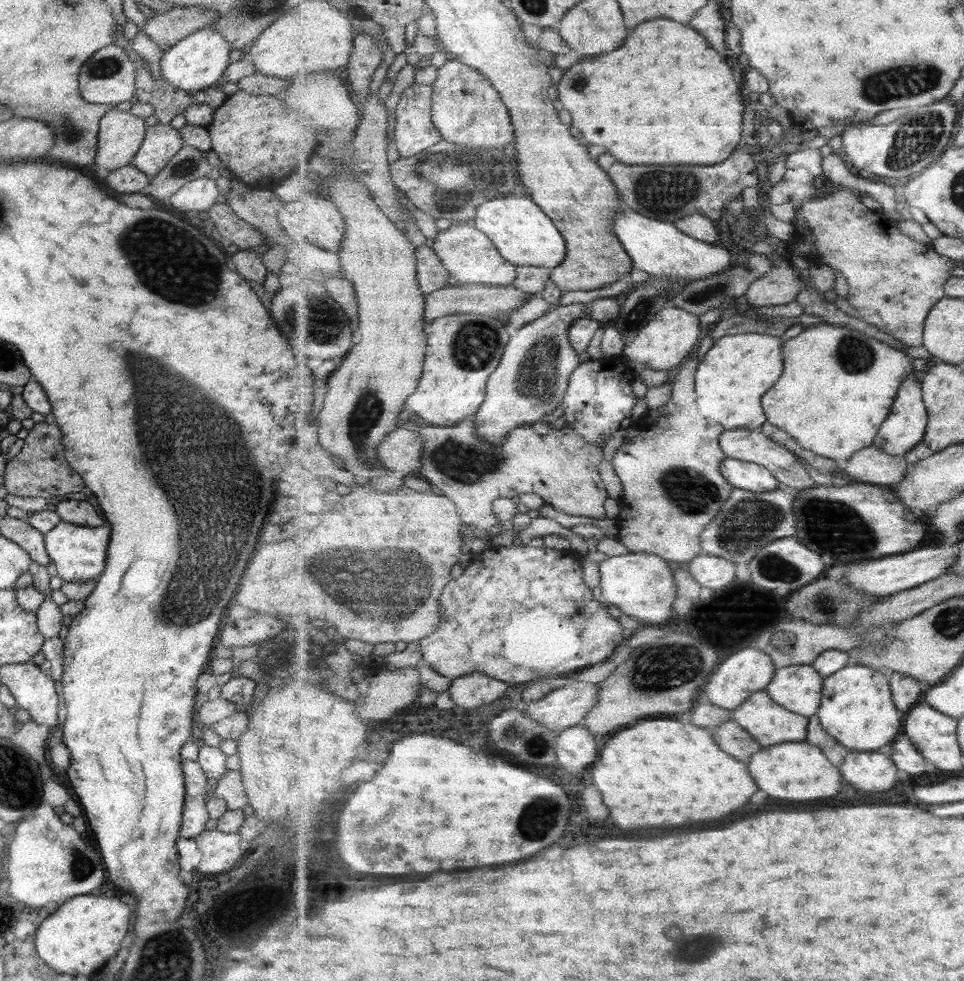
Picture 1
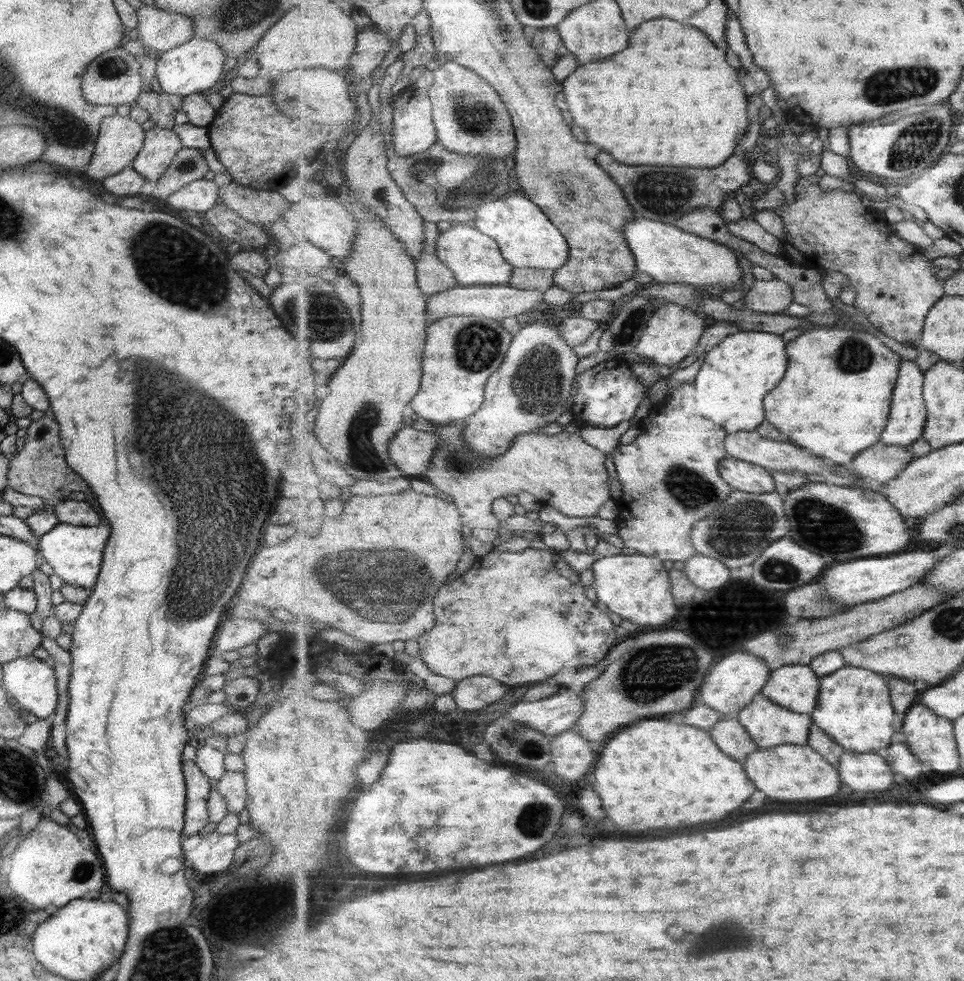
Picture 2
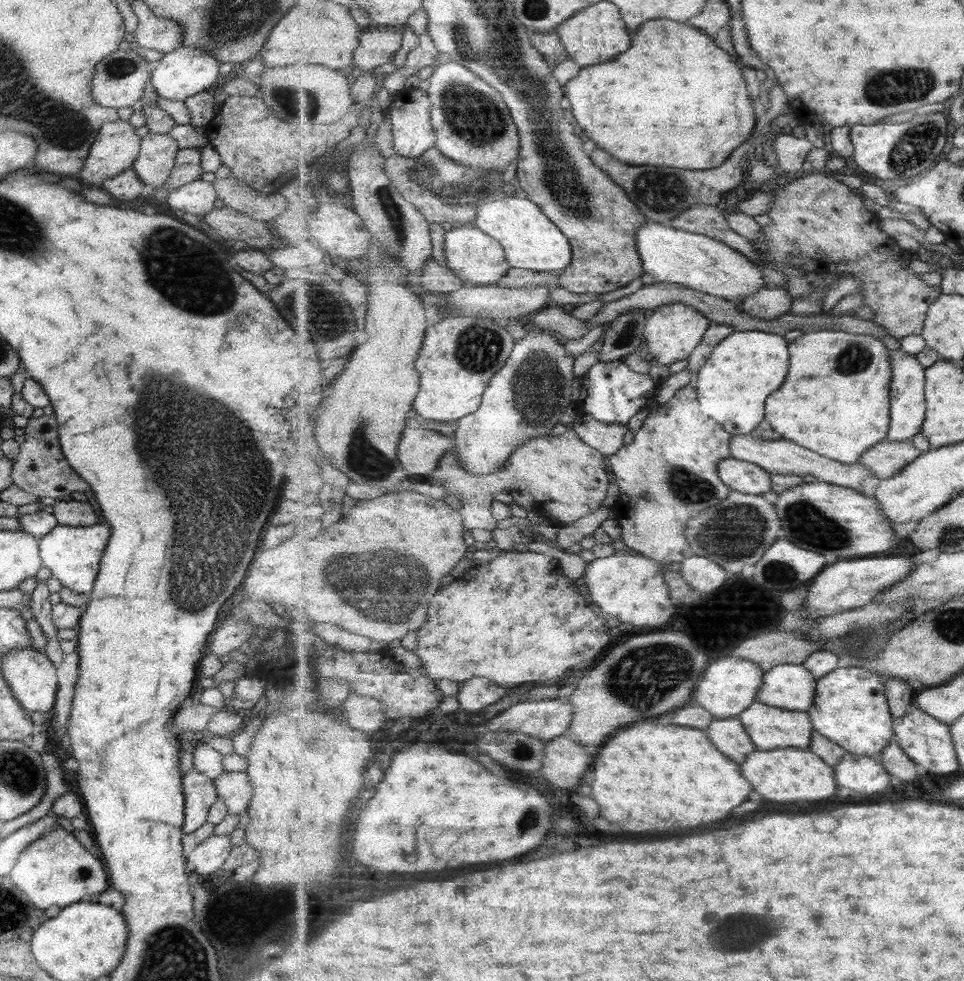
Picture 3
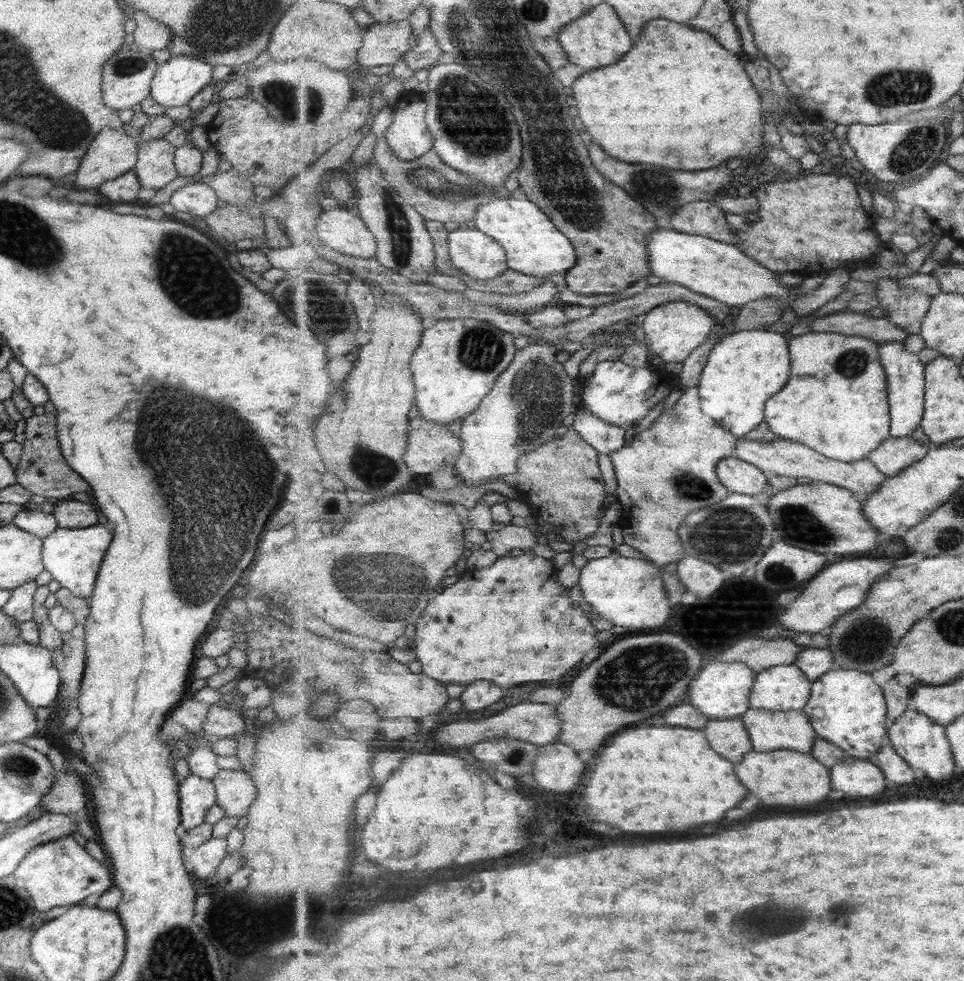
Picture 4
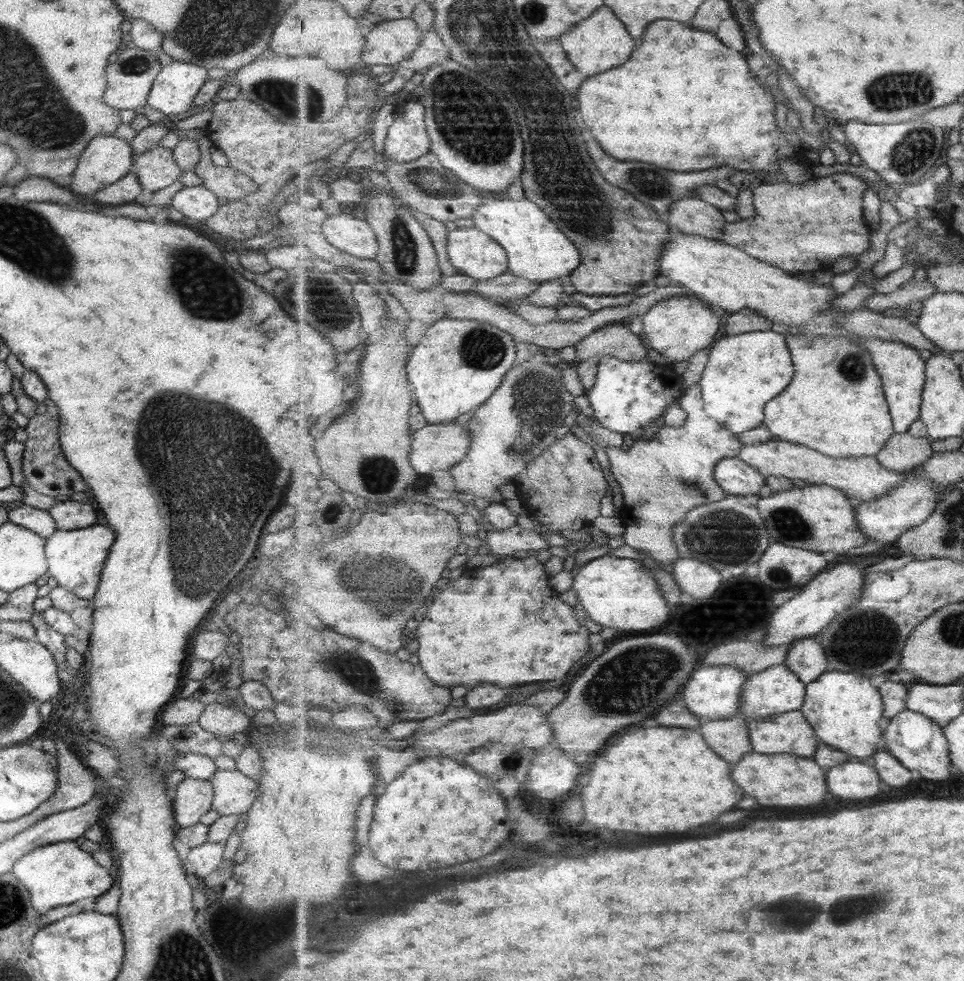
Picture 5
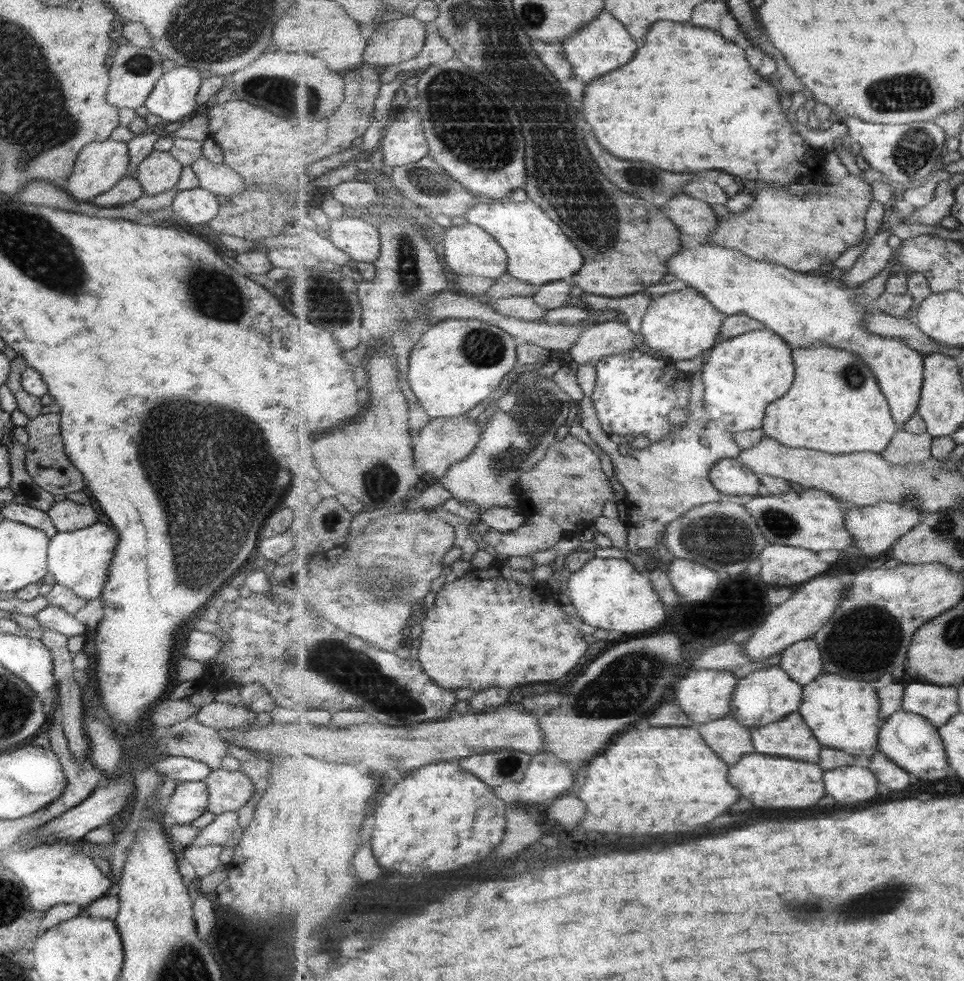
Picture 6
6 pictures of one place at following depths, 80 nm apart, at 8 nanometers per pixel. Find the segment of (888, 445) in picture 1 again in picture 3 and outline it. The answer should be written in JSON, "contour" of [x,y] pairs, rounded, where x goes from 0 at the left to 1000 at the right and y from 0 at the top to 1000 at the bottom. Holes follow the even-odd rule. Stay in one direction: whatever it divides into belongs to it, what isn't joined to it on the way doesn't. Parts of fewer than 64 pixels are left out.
{"contour":[[[925,357],[924,369],[927,372],[927,385],[923,398],[924,408],[924,431],[920,450],[939,451],[945,450],[951,442],[955,442],[961,430],[961,375],[953,371],[948,362],[937,358]]]}

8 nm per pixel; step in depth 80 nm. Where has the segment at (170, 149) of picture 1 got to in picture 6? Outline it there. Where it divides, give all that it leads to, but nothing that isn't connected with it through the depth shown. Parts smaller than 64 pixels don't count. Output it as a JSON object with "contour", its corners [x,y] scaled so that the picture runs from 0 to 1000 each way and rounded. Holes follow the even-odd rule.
{"contour":[[[157,154],[141,171],[142,185],[150,199],[159,200],[179,192],[189,169],[174,155]]]}

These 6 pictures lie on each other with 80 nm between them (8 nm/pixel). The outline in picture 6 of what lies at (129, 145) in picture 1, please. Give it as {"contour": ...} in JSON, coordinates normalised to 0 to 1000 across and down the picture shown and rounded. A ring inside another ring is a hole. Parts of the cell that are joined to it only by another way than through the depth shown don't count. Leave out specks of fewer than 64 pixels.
{"contour":[[[113,142],[107,145],[93,145],[85,149],[78,160],[75,174],[67,183],[65,194],[81,207],[93,206],[98,200],[117,192],[119,187],[130,179],[133,170],[132,156],[133,151],[130,145],[119,145]]]}

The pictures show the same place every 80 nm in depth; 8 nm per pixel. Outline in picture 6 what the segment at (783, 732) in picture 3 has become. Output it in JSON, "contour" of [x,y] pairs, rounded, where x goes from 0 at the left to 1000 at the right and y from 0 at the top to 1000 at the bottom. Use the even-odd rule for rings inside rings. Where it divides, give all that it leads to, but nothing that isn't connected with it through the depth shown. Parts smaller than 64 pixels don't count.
{"contour":[[[829,726],[796,740],[782,740],[779,746],[784,766],[789,769],[843,778],[853,775],[854,758]]]}

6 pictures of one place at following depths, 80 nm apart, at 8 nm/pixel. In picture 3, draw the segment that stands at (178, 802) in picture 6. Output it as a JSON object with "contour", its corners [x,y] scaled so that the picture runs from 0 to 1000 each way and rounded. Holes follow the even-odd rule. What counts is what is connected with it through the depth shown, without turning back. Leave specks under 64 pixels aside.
{"contour":[[[201,783],[189,787],[187,792],[191,813],[190,840],[187,847],[192,852],[213,838],[215,826],[223,818],[224,805],[220,795]]]}

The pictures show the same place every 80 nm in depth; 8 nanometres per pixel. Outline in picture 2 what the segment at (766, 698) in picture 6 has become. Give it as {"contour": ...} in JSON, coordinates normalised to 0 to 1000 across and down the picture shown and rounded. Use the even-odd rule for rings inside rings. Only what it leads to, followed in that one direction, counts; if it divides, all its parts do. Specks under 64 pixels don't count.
{"contour":[[[814,678],[800,684],[790,706],[808,720],[841,729],[849,719],[852,698],[852,690],[840,679]]]}

